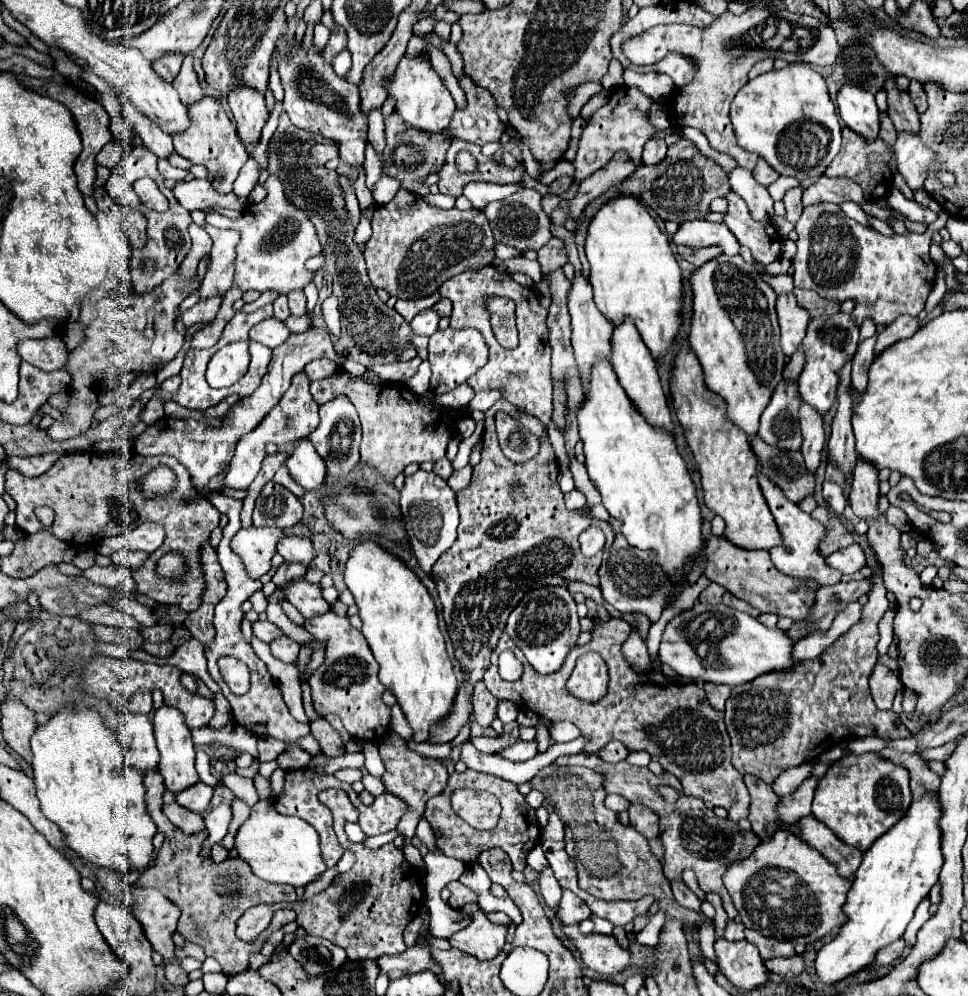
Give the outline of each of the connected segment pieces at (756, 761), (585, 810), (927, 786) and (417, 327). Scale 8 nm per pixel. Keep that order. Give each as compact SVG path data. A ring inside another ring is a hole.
M881 574L871 576L875 580L873 590L867 594L869 602L863 606L863 620L855 624L847 634L843 634L835 644L831 644L819 658L815 660L803 660L795 664L795 668L785 672L773 672L763 674L755 678L753 682L735 686L731 692L731 698L725 706L725 726L731 736L731 748L733 748L733 766L741 774L751 774L767 784L773 784L775 778L793 766L799 766L803 762L811 762L819 758L825 750L831 748L831 730L833 730L833 744L839 744L845 736L879 736L879 738L905 738L905 734L911 734L897 714L893 710L879 710L869 694L869 674L873 672L873 666L877 662L877 622L883 618L883 614L889 608L889 602L885 598L887 590L883 586Z
M549 764L535 774L531 788L539 790L551 810L565 822L565 832L569 832L567 852L579 866L579 886L585 892L601 900L637 900L643 894L653 894L659 908L667 912L667 918L695 922L697 930L693 930L693 936L699 938L701 916L675 902L669 890L669 880L663 876L663 868L649 850L647 840L635 828L623 826L617 820L617 814L603 804L607 792L601 774L583 766L555 768L555 764Z
M883 748L879 752L881 758L891 760L893 764L901 764L903 768L909 770L911 774L911 790L913 790L913 798L921 798L927 792L937 792L939 790L939 776L935 772L929 770L927 760L923 760L921 756L913 756L913 754L903 754L903 752L895 752L889 748Z
M431 308L419 312L419 314L409 322L413 334L417 334L417 336L427 336L427 338L437 332L437 324L439 324L439 316L437 316Z

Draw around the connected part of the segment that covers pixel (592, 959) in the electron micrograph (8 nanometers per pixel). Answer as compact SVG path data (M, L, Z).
M565 926L563 934L579 950L583 964L599 974L613 976L629 966L629 952L621 948L613 936L597 932L583 934L579 932L579 926Z

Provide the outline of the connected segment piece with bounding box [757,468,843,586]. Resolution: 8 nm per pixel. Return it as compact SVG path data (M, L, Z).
M757 468L757 476L759 476L759 484L761 484L761 490L763 490L763 496L765 496L767 504L769 504L769 510L775 516L775 522L777 522L777 526L781 530L781 536L783 536L783 544L775 546L771 550L771 560L773 560L775 568L781 570L787 576L793 576L793 578L813 580L817 586L831 586L831 584L841 582L843 574L839 570L827 566L825 556L819 552L819 544L827 536L825 534L825 526L821 522L817 522L815 518L811 518L809 514L805 514L795 502L789 502L785 498L785 494L781 494L781 490L777 490L777 486L773 486L761 474L759 468Z

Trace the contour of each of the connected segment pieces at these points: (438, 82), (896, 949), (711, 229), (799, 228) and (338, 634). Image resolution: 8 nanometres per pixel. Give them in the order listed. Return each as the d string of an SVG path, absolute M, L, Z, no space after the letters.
M419 56L403 58L387 88L389 88L389 96L397 100L395 112L401 114L401 118L409 126L425 130L425 132L443 132L449 126L451 116L455 112L455 100L451 98L439 74L433 70L431 62L425 62Z
M899 938L897 942L885 946L883 950L877 952L877 964L881 964L881 966L889 966L889 964L893 964L893 962L901 956L903 948L905 948L905 940L903 940L903 938Z
M685 222L673 236L673 244L683 244L689 248L705 248L705 246L723 246L723 254L735 256L739 254L739 242L733 238L731 230L721 222Z
M837 204L809 206L795 224L795 232L799 234L797 254L791 260L795 268L795 288L815 290L819 296L839 304L853 300L855 308L851 318L857 326L867 318L877 326L887 326L903 314L917 316L937 278L937 266L929 256L931 236L945 226L947 218L949 214L939 212L937 222L933 222L927 232L905 232L893 234L891 238L871 226L849 220Z
M333 612L305 620L305 630L313 632L319 642L327 642L325 662L315 670L315 678L309 678L315 712L321 718L325 718L327 714L337 714L351 738L377 742L381 734L387 732L391 708L385 706L381 700L385 686L381 686L377 678L379 666L371 654L365 636L359 630L355 630L347 618L339 618Z

